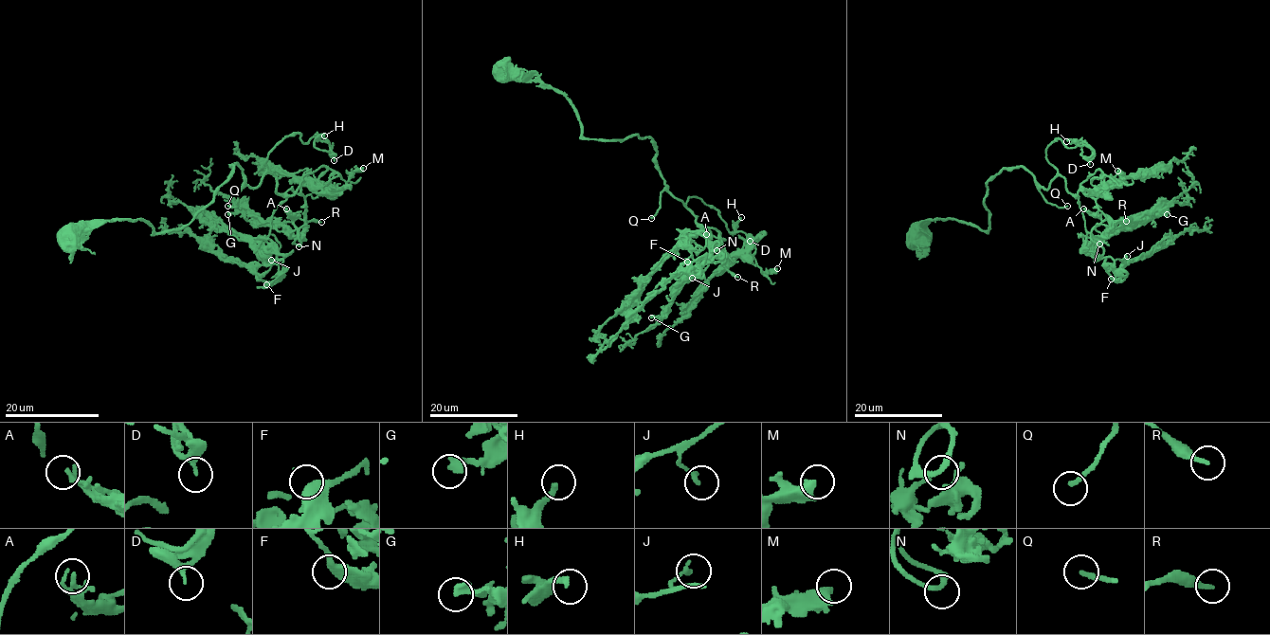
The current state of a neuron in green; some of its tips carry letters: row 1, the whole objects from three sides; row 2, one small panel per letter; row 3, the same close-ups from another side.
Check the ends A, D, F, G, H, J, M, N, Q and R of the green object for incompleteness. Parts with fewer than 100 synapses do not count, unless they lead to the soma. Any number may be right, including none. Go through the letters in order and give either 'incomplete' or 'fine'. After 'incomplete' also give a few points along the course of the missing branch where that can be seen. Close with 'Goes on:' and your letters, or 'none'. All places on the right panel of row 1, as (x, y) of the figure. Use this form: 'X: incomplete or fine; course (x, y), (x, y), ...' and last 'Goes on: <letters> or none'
A: fine
D: fine
F: fine
G: fine
H: fine
J: fine
M: fine
N: fine
Q: incomplete; course (1067, 206), (1091, 204), (1132, 190), (1161, 172), (1170, 153), (1169, 137), (1177, 116), (1176, 94), (1183, 86)
R: incomplete; course (1126, 221), (1122, 214), (1138, 199), (1176, 189), (1207, 172), (1204, 172), (1205, 186), (1201, 186)
Goes on: Q, R

